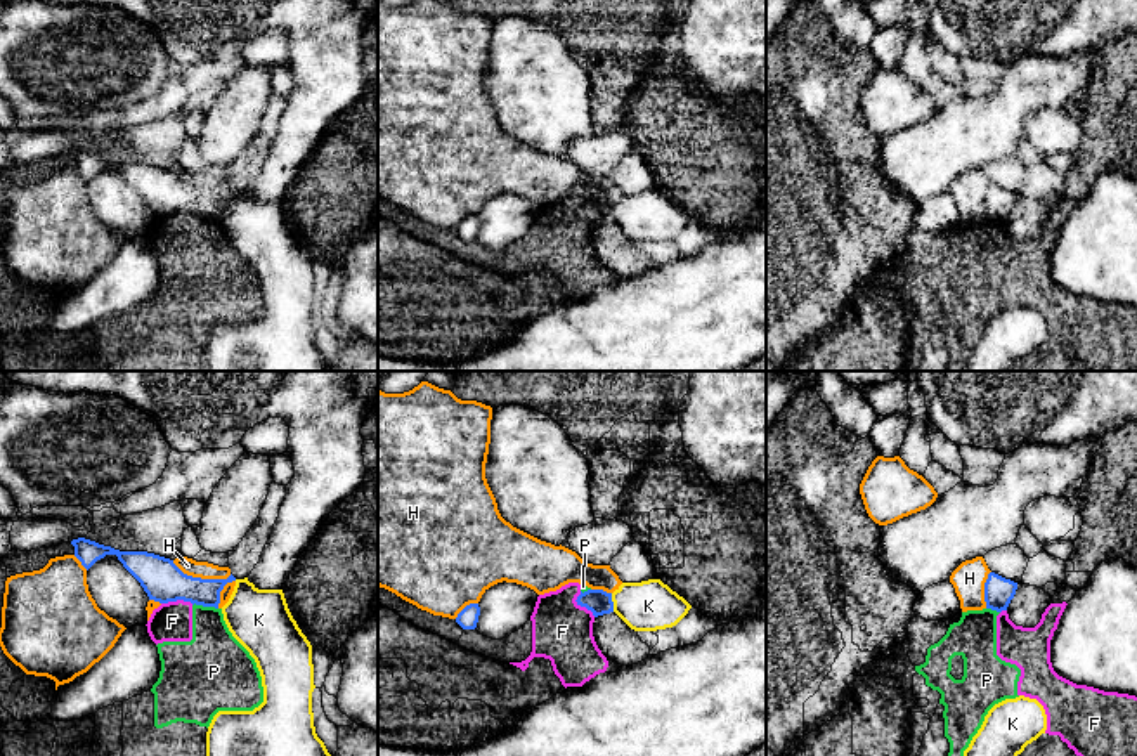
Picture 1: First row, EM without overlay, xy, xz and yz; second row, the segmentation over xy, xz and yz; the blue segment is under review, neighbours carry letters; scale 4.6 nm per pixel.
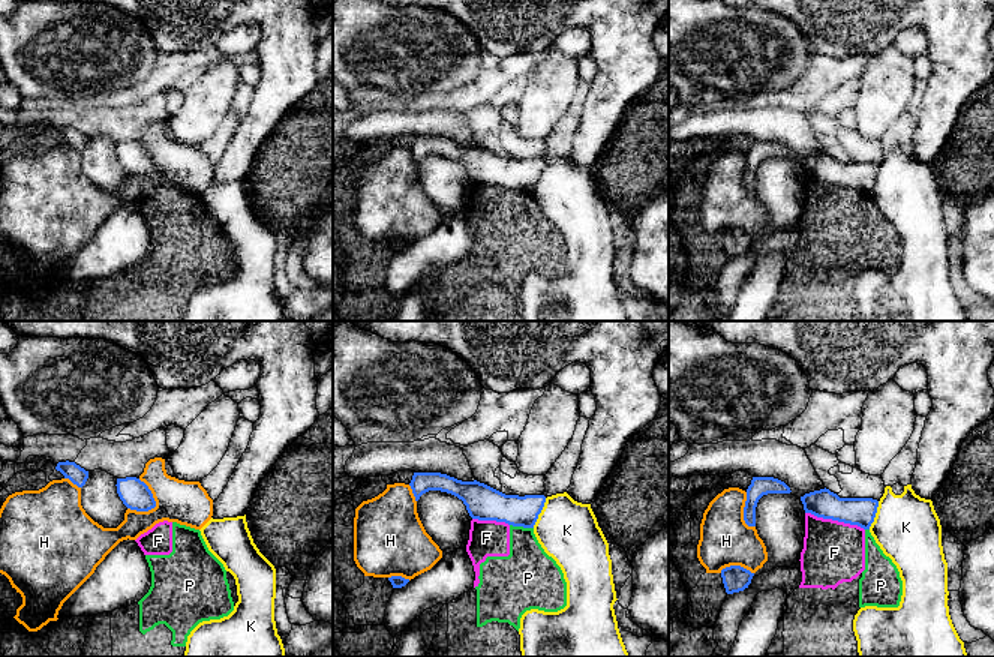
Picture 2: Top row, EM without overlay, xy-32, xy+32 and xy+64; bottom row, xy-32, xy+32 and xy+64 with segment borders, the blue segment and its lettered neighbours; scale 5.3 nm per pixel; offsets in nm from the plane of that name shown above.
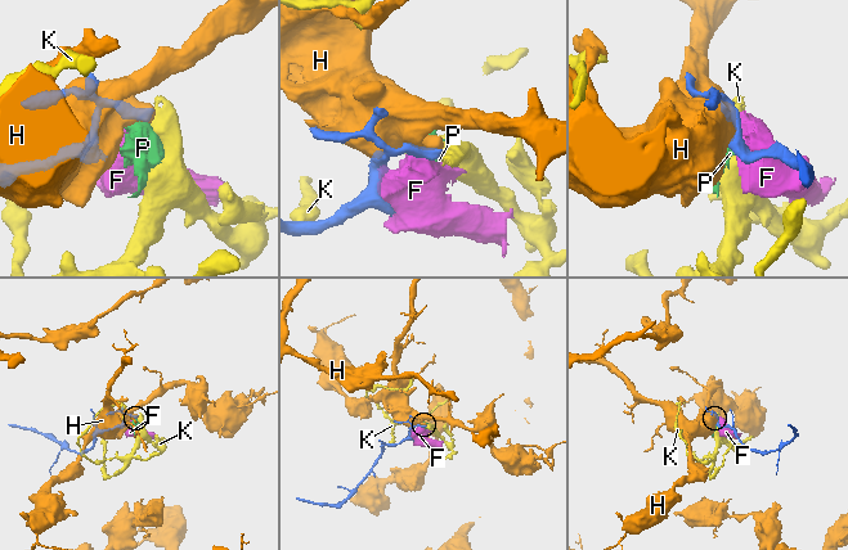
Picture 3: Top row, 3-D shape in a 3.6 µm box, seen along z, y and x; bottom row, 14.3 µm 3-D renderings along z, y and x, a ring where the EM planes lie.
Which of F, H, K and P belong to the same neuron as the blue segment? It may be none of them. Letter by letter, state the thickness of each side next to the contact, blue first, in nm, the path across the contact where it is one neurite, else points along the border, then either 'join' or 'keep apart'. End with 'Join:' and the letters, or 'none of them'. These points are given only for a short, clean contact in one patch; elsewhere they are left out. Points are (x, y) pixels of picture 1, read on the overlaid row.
F: 110/280 nm | keep apart
H: 190/80 nm | keep apart
K: 110/240 nm | along xz (610, 593), (614, 611) | keep apart
P: 190/280 nm | along xy (193, 604), (217, 609) | keep apart
Join: none of them

